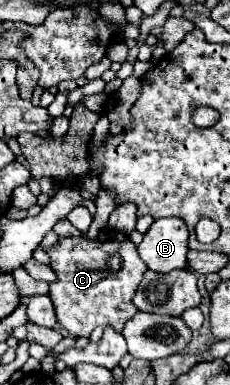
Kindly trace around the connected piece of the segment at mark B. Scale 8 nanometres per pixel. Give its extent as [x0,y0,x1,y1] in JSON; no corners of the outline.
[138,218,188,274]

